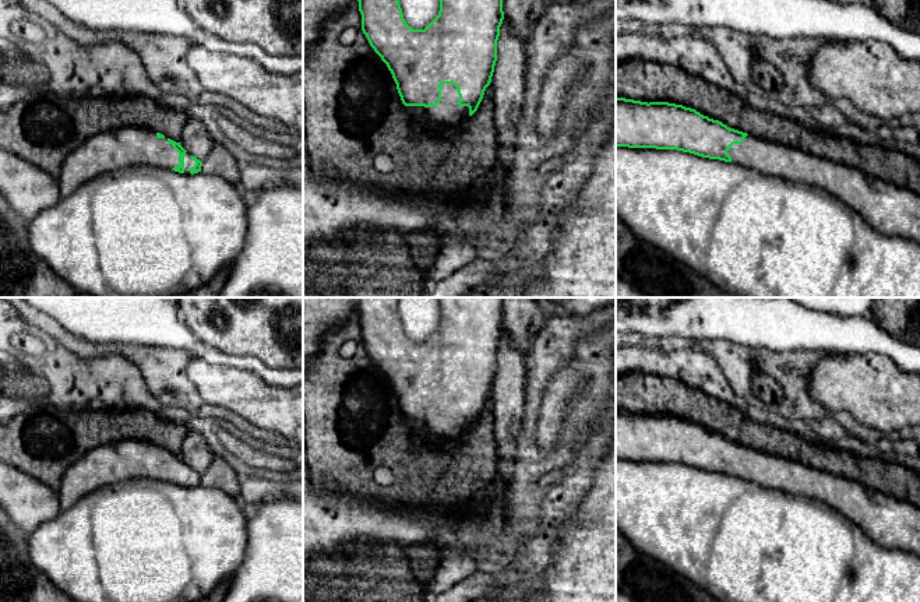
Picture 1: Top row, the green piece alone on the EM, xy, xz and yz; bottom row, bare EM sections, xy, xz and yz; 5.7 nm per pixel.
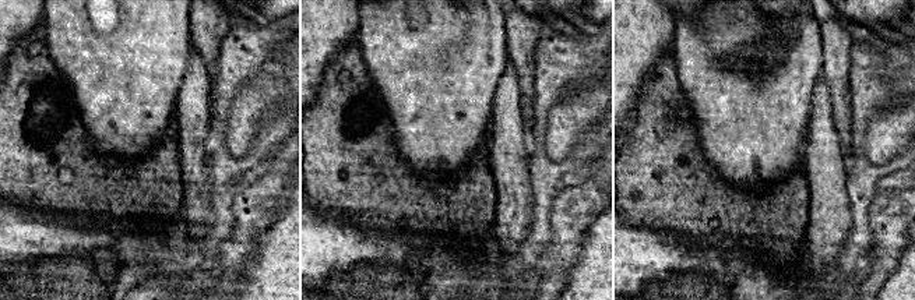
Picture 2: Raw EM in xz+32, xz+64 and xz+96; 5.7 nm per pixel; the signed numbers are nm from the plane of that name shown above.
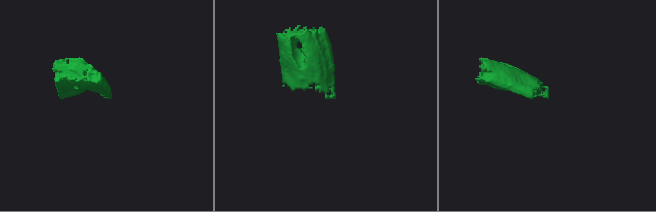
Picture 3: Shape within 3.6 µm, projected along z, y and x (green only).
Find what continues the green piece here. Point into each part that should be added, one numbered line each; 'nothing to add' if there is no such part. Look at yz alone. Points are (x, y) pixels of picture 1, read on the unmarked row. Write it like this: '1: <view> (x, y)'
1: yz (891, 523)

